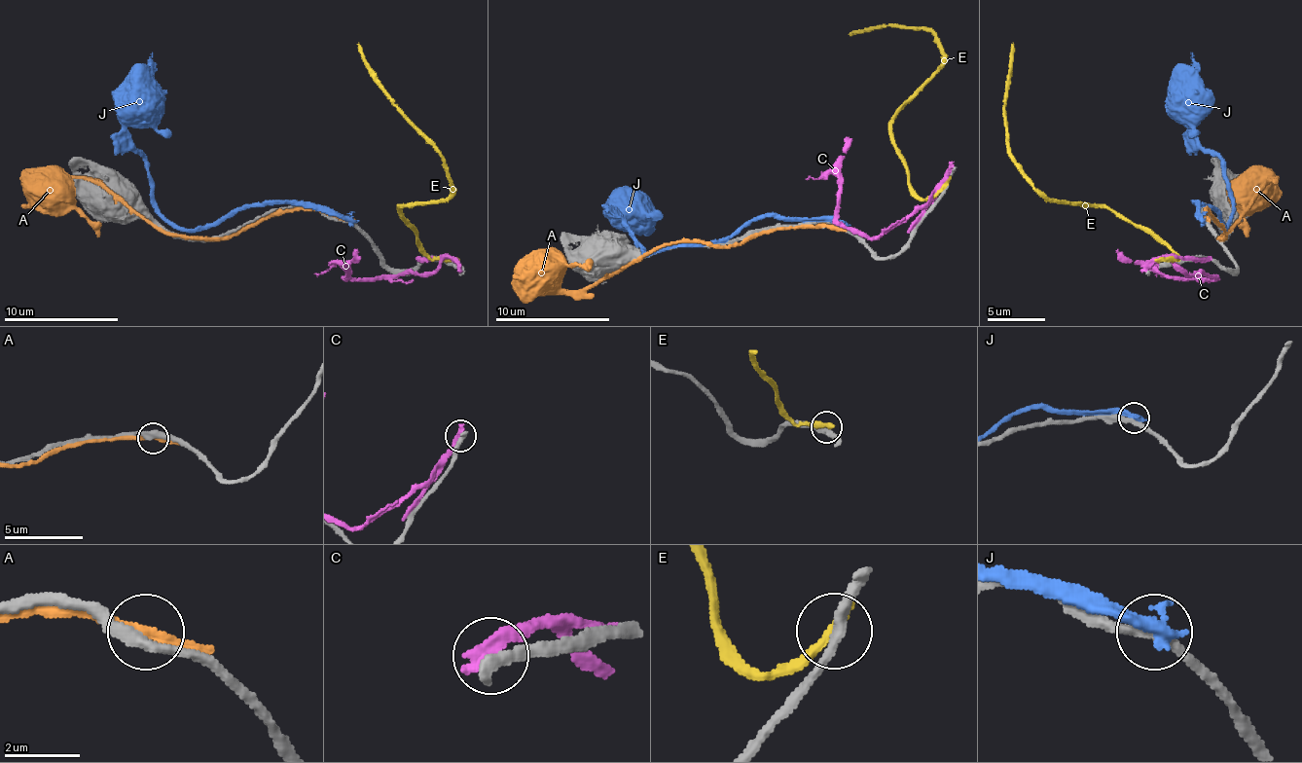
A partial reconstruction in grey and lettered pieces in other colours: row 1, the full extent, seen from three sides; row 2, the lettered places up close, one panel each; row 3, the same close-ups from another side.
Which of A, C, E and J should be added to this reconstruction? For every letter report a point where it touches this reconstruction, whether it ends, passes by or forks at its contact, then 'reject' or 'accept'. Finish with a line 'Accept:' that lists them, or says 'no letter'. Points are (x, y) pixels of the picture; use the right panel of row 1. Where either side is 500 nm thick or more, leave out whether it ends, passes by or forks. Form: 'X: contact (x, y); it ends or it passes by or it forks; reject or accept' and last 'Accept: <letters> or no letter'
A: contact (1205, 215); it passes by; reject
C: contact (1149, 267); it ends; reject
E: contact (1165, 261); it ends; reject
J: contact (1202, 220); it ends; reject
Accept: no letter

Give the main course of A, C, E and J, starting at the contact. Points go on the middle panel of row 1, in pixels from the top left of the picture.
A: (825, 226), (771, 229), (721, 245), (672, 242), (584, 288), (563, 288), (560, 274), (569, 266), (590, 269)
C: (951, 171), (922, 205), (899, 223), (877, 236), (853, 234), (836, 220), (836, 194), (848, 136)
E: (945, 185), (920, 197), (890, 130), (890, 117), (942, 62), (940, 42), (893, 24), (848, 33)
J: (839, 223), (753, 217), (727, 236), (650, 254), (618, 214), (644, 211)

